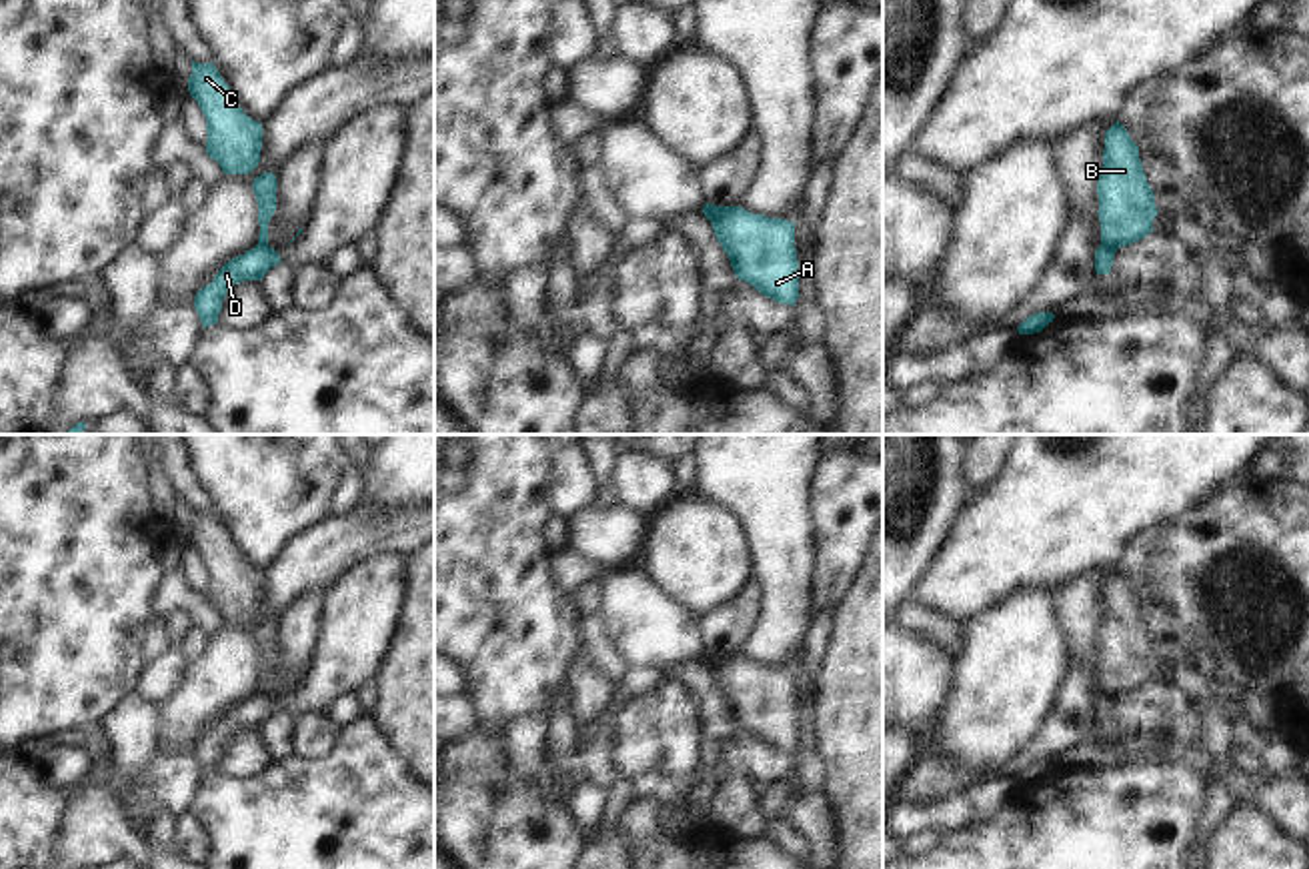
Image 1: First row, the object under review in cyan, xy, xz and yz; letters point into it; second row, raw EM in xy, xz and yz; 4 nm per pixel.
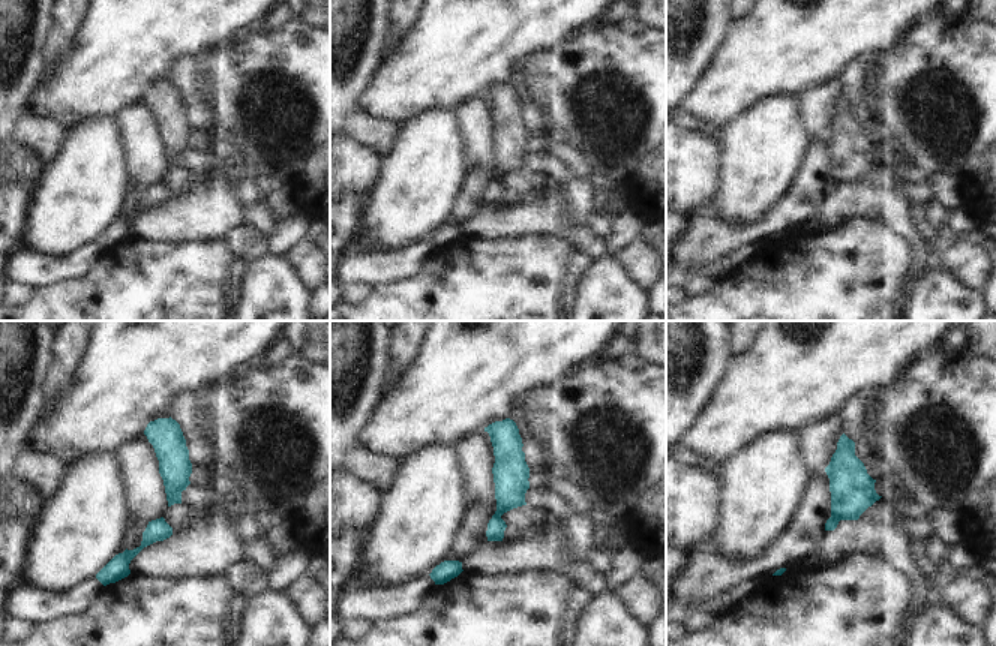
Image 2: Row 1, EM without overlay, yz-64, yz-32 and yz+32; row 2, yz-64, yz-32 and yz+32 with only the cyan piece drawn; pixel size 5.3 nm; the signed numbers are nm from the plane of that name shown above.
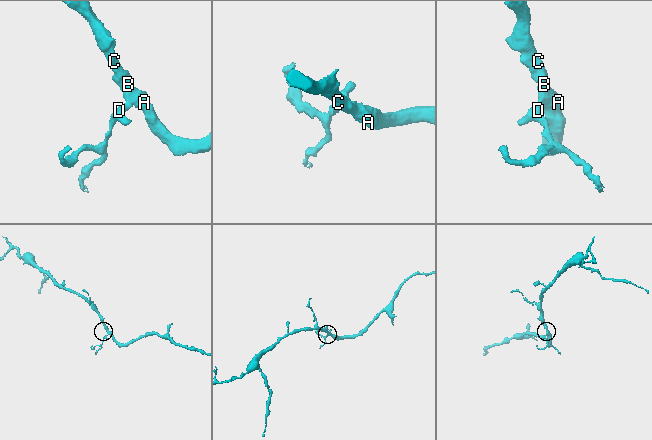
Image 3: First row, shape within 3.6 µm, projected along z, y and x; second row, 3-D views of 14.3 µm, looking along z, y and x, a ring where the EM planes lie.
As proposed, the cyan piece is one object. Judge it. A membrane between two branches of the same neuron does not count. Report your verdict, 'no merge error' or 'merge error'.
merge error

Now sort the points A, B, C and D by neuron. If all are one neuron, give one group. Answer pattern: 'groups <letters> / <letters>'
groups A B C / D

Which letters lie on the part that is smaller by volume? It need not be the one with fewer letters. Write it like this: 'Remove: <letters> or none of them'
Remove: D.

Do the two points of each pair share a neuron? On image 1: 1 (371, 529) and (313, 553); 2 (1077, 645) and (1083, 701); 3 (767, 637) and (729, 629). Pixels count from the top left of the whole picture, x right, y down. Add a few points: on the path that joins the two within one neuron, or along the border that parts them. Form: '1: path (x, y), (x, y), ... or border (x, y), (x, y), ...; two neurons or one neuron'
1: path (357, 535), (327, 549); one neuron
2: border (1095, 661), (1081, 659), (1069, 665); two neurons
3: border (759, 587), (759, 619), (733, 653); two neurons

